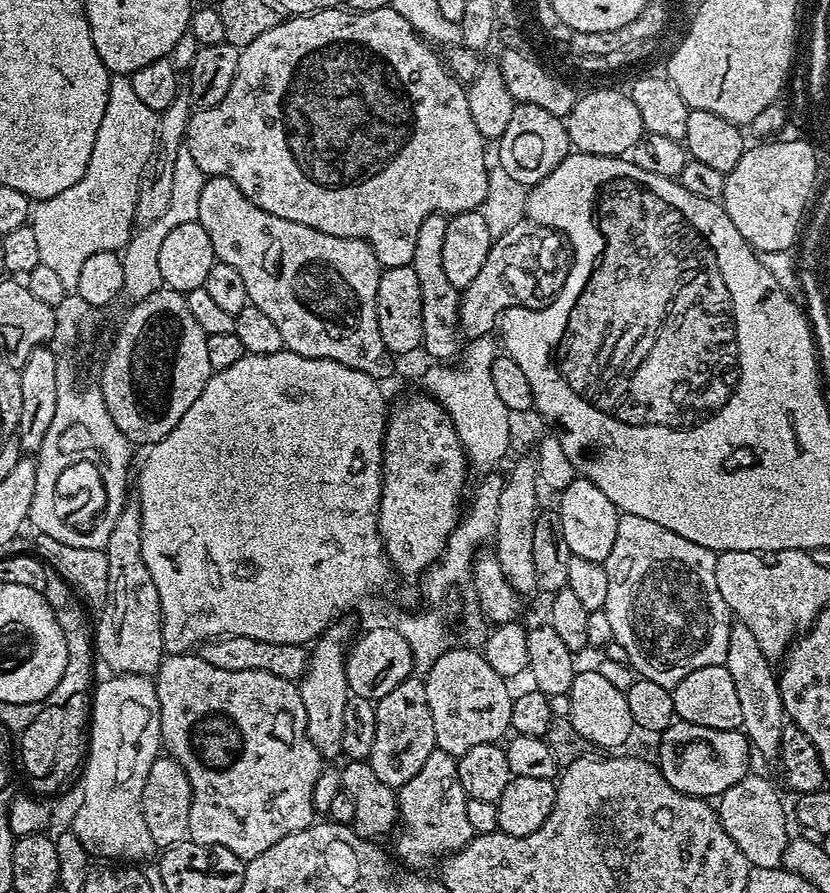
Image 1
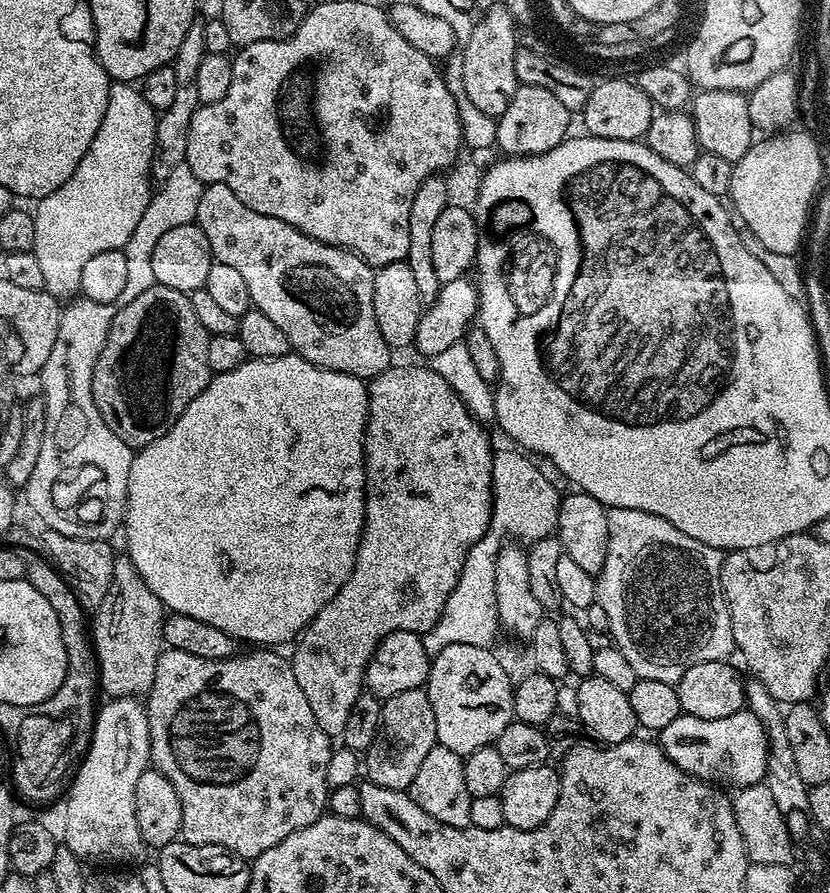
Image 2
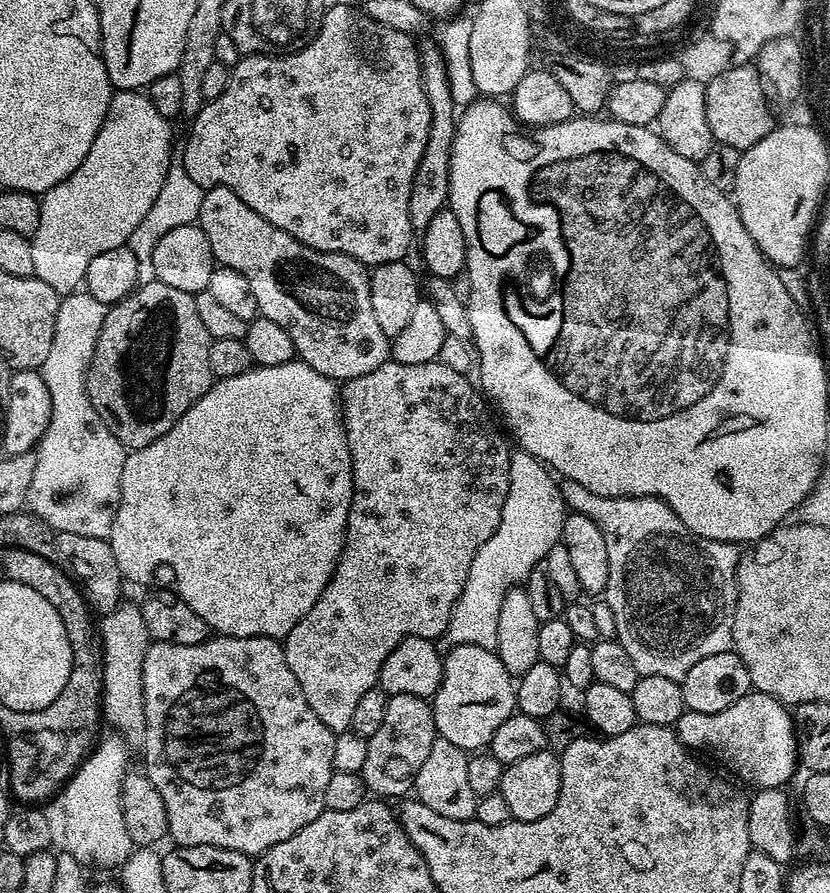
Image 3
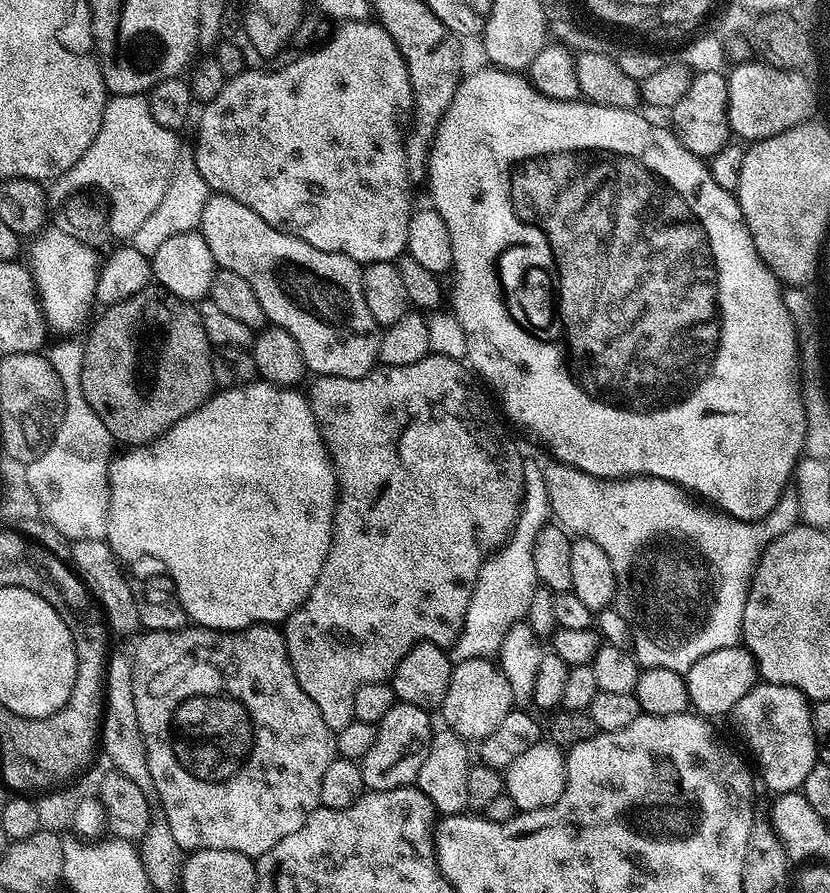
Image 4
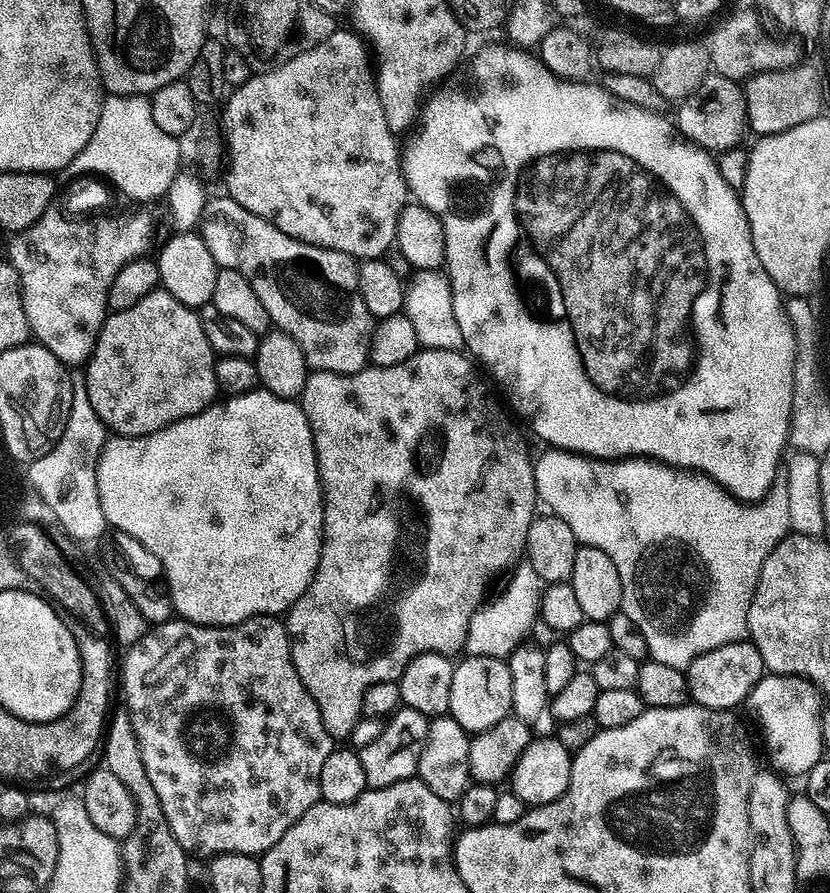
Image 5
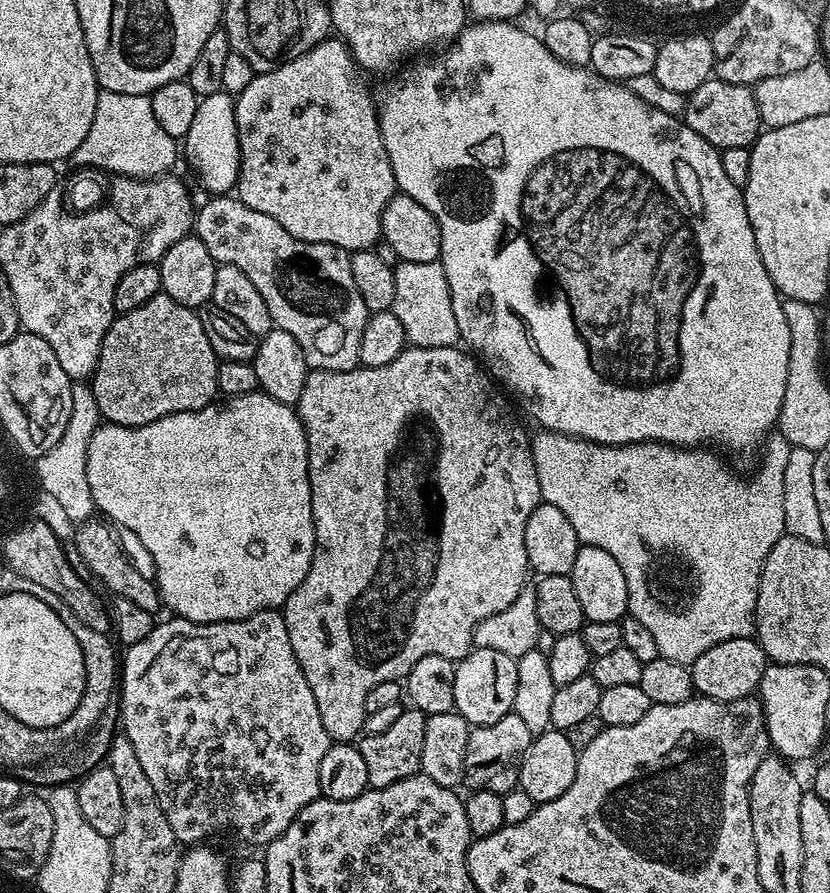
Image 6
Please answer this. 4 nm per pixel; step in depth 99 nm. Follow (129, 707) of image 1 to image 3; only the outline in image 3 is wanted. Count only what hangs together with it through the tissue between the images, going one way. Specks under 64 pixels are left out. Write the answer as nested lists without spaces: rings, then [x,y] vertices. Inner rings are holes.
[[[108,734],[93,747],[90,755],[73,773],[72,777],[63,785],[64,794],[64,845],[63,851],[68,852],[85,869],[113,868],[119,869],[130,858],[134,850],[130,833],[126,831],[126,822],[122,822],[122,782],[125,772],[129,771],[128,755],[130,749],[123,739],[116,734]]]

